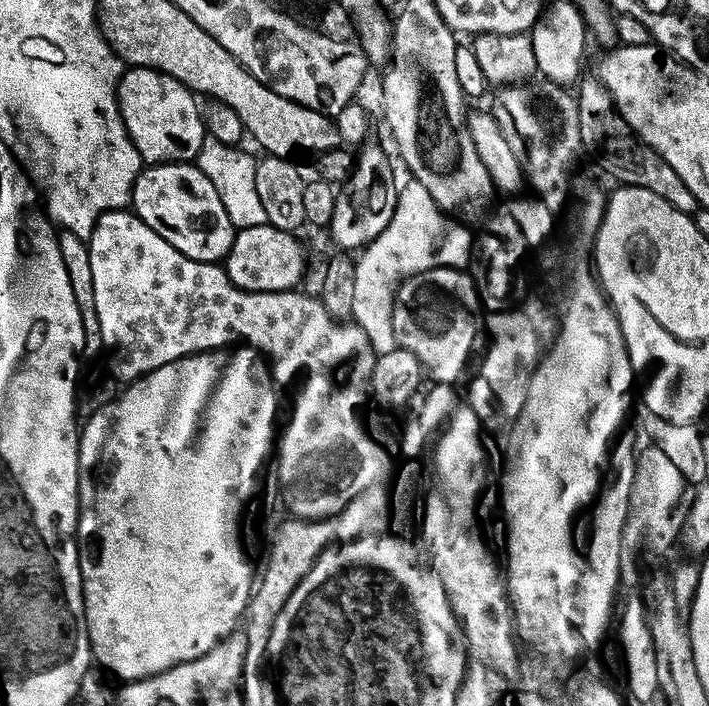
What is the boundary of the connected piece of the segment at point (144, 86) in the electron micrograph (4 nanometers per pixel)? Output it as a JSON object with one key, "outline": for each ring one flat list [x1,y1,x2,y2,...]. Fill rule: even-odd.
{"outline":[[132,66,127,71,119,77,116,85,116,102,120,106,124,129,128,131,132,145,140,151,141,161,148,166,195,161,201,146,206,143,204,122,200,118,196,96,173,76,154,68]]}

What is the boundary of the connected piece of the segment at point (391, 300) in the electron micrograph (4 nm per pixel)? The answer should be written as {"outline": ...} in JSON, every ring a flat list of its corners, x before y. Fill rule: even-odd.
{"outline":[[418,181,400,184,397,208,384,230,359,253,354,274,354,306,351,319,360,325,376,356,388,354,396,344,394,309,401,280,431,268,463,269,469,263,474,243,471,236,449,213,441,211,429,191]]}

